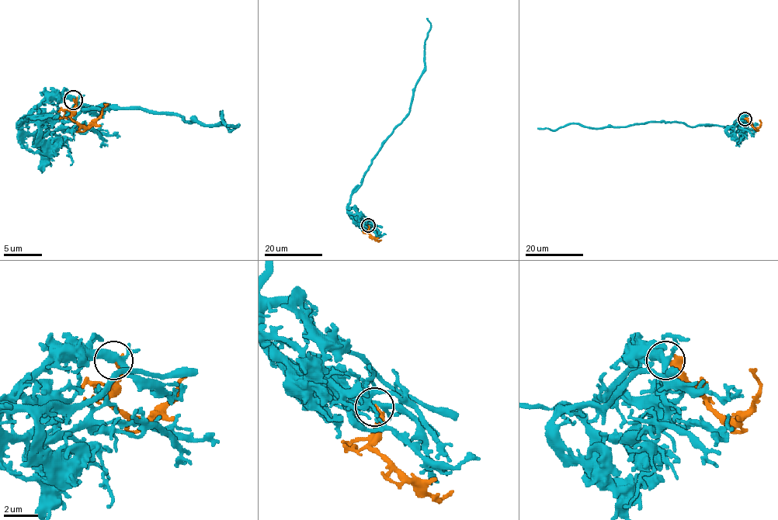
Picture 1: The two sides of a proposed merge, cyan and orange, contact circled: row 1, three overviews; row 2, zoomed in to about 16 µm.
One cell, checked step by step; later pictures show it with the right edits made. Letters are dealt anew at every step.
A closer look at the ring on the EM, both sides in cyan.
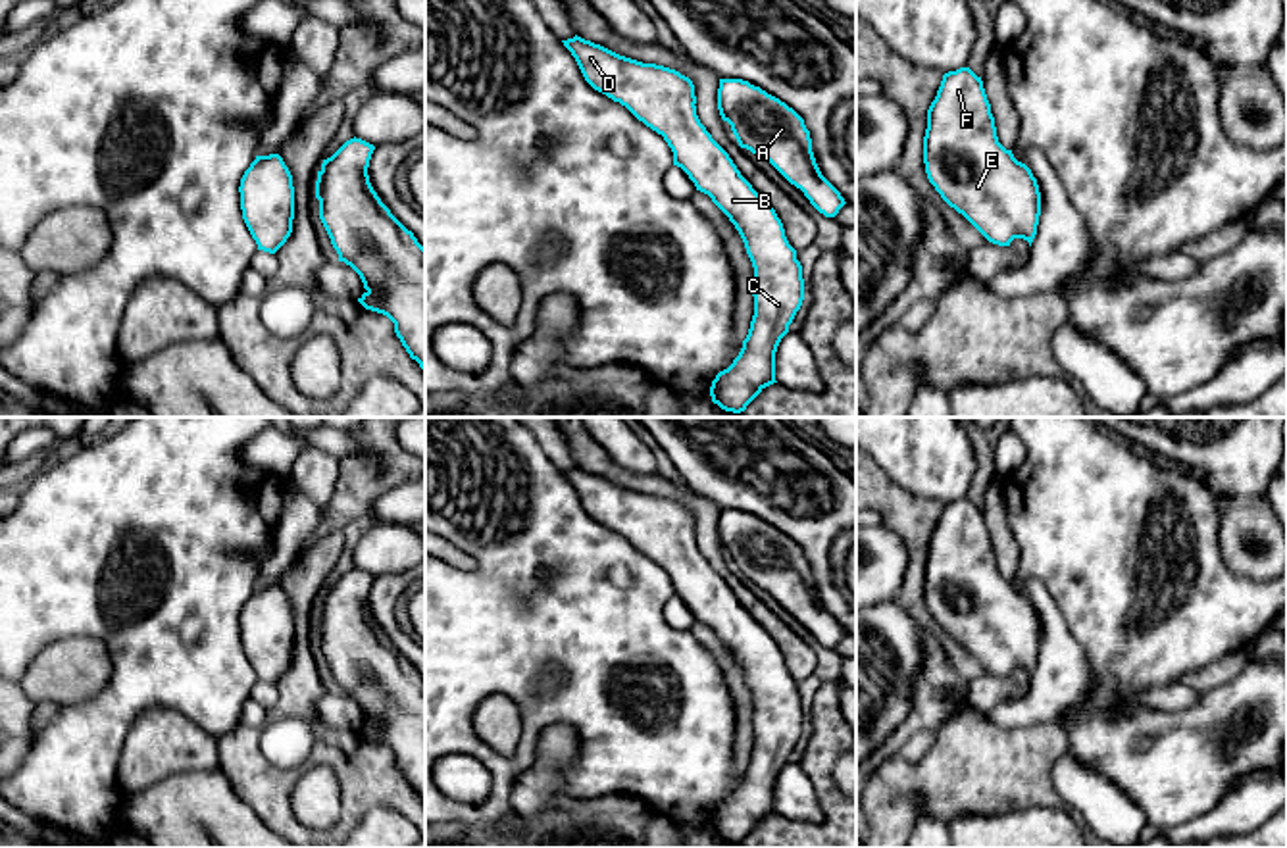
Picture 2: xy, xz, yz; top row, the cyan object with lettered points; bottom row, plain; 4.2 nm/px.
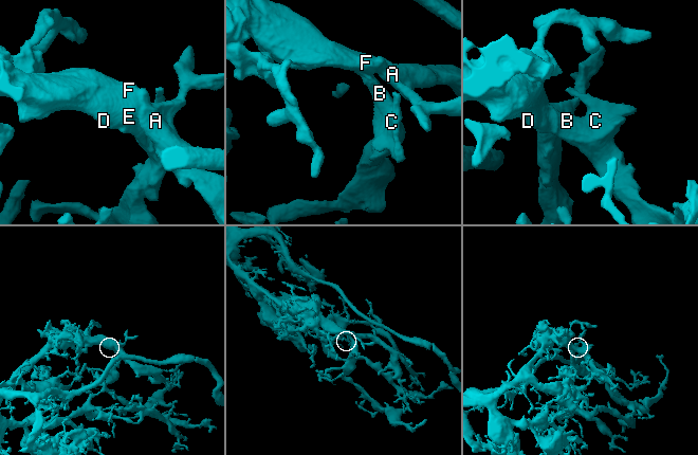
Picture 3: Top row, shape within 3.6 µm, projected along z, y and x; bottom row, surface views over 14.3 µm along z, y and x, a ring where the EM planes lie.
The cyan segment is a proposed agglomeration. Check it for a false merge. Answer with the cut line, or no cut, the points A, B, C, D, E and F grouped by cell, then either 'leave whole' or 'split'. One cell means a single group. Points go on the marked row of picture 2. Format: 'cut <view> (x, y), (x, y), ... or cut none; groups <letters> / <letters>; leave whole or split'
cut none; groups A B C D E F; leave whole

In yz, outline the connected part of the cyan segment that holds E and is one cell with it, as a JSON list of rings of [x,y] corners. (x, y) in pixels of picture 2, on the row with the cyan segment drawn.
[[[970,67],[943,75],[927,110],[923,163],[941,198],[989,242],[1033,242],[1041,192],[1031,169],[997,137],[983,81]]]

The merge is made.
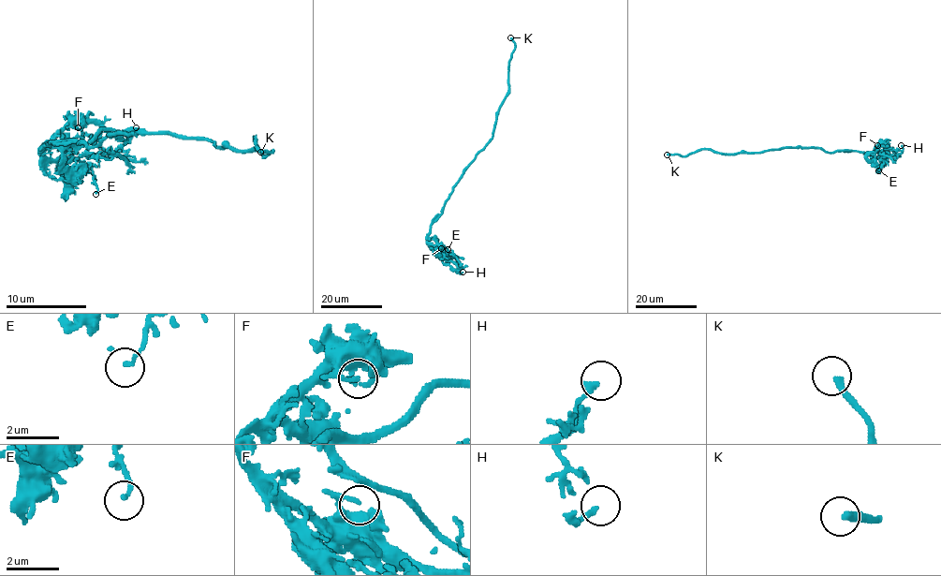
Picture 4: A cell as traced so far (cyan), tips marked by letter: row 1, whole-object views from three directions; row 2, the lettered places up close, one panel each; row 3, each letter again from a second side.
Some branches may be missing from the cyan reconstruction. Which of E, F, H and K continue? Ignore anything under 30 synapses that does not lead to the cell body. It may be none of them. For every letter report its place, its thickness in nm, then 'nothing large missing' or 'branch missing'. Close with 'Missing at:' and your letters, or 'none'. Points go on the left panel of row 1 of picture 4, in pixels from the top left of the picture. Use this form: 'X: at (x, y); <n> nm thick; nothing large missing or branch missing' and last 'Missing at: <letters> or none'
E: at (95, 194); 150 nm thick; nothing large missing
F: at (78, 127); 110 nm thick; nothing large missing
H: at (136, 127); 220 nm thick; nothing large missing
K: at (260, 152); 280 nm thick; nothing large missing
Missing at: none

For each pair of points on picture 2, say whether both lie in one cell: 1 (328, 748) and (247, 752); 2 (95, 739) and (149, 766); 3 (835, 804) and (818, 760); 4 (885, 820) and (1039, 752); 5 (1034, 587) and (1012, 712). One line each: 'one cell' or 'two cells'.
1: one cell
2: two cells
3: one cell
4: one cell
5: one cell

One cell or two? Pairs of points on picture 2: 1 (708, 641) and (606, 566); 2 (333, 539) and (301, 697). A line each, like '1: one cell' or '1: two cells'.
1: two cells
2: one cell

